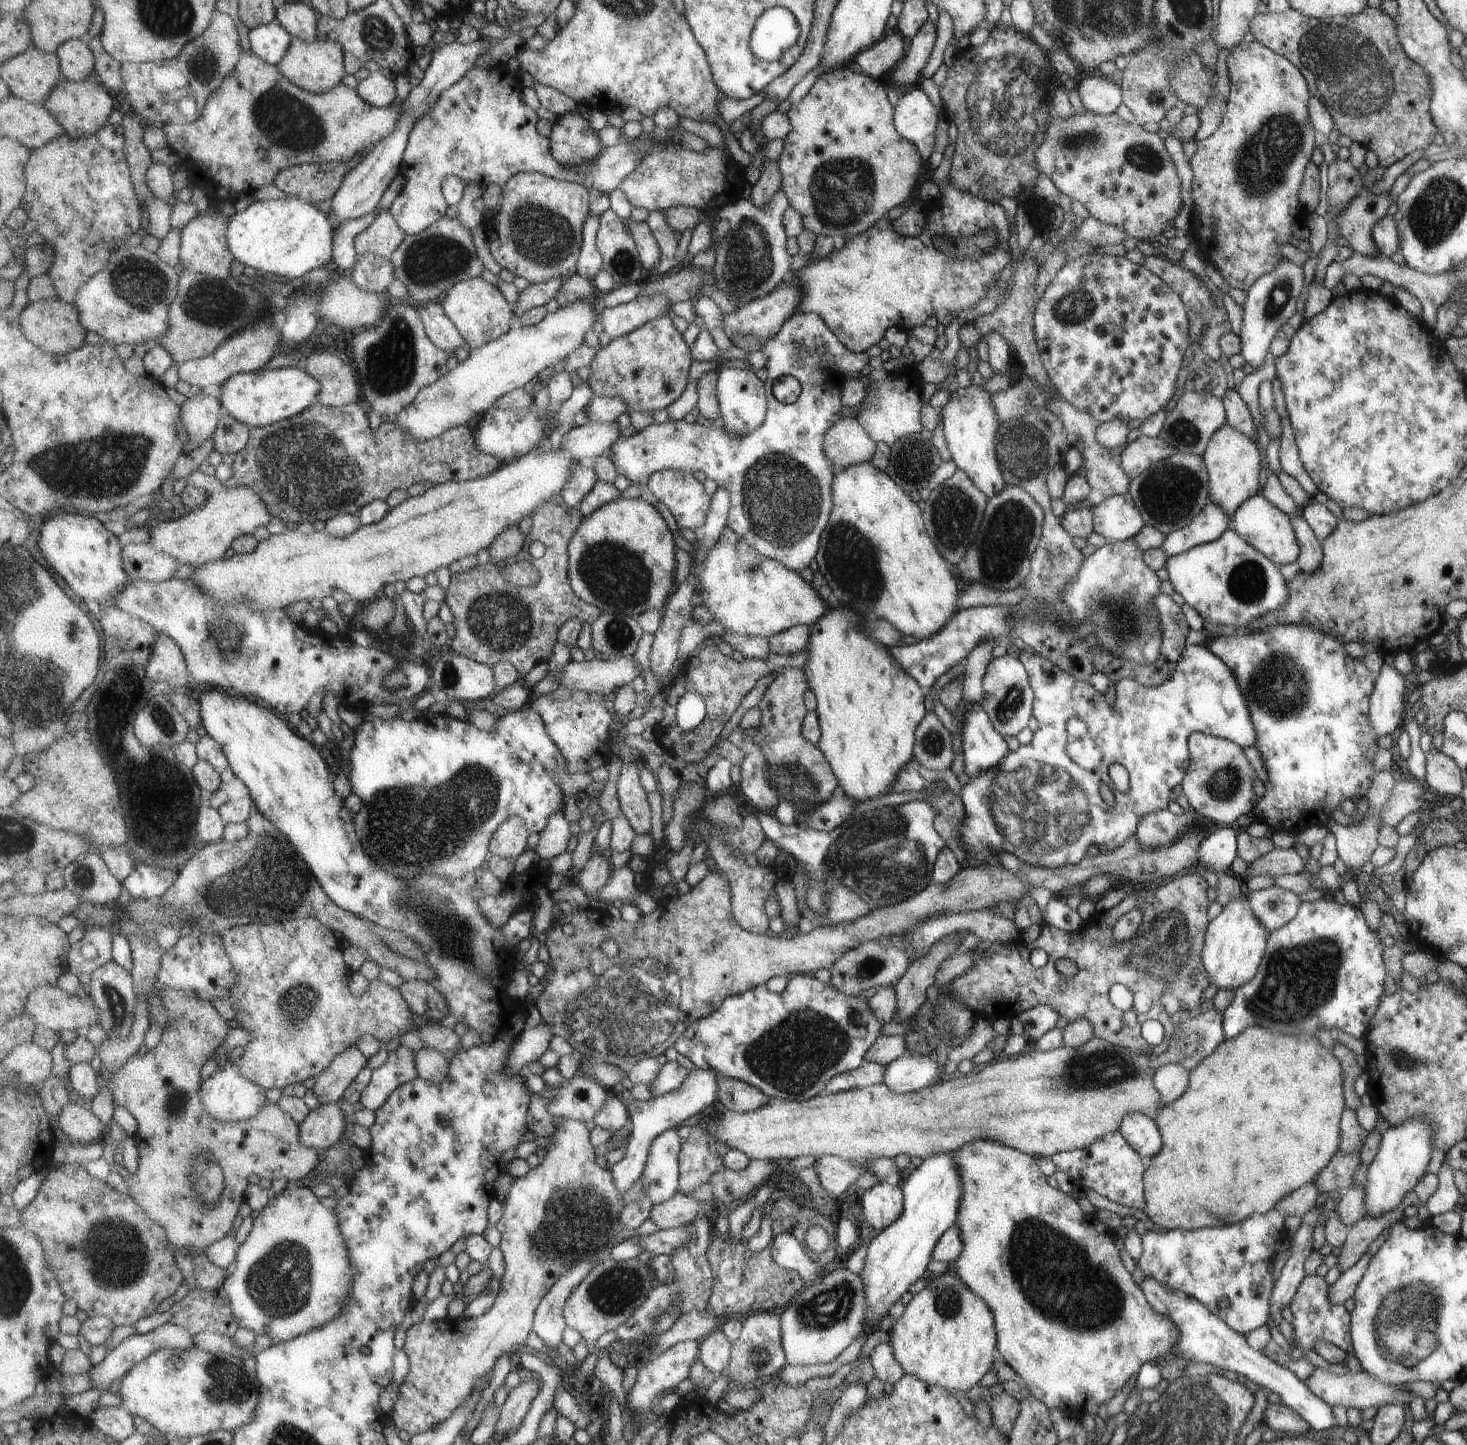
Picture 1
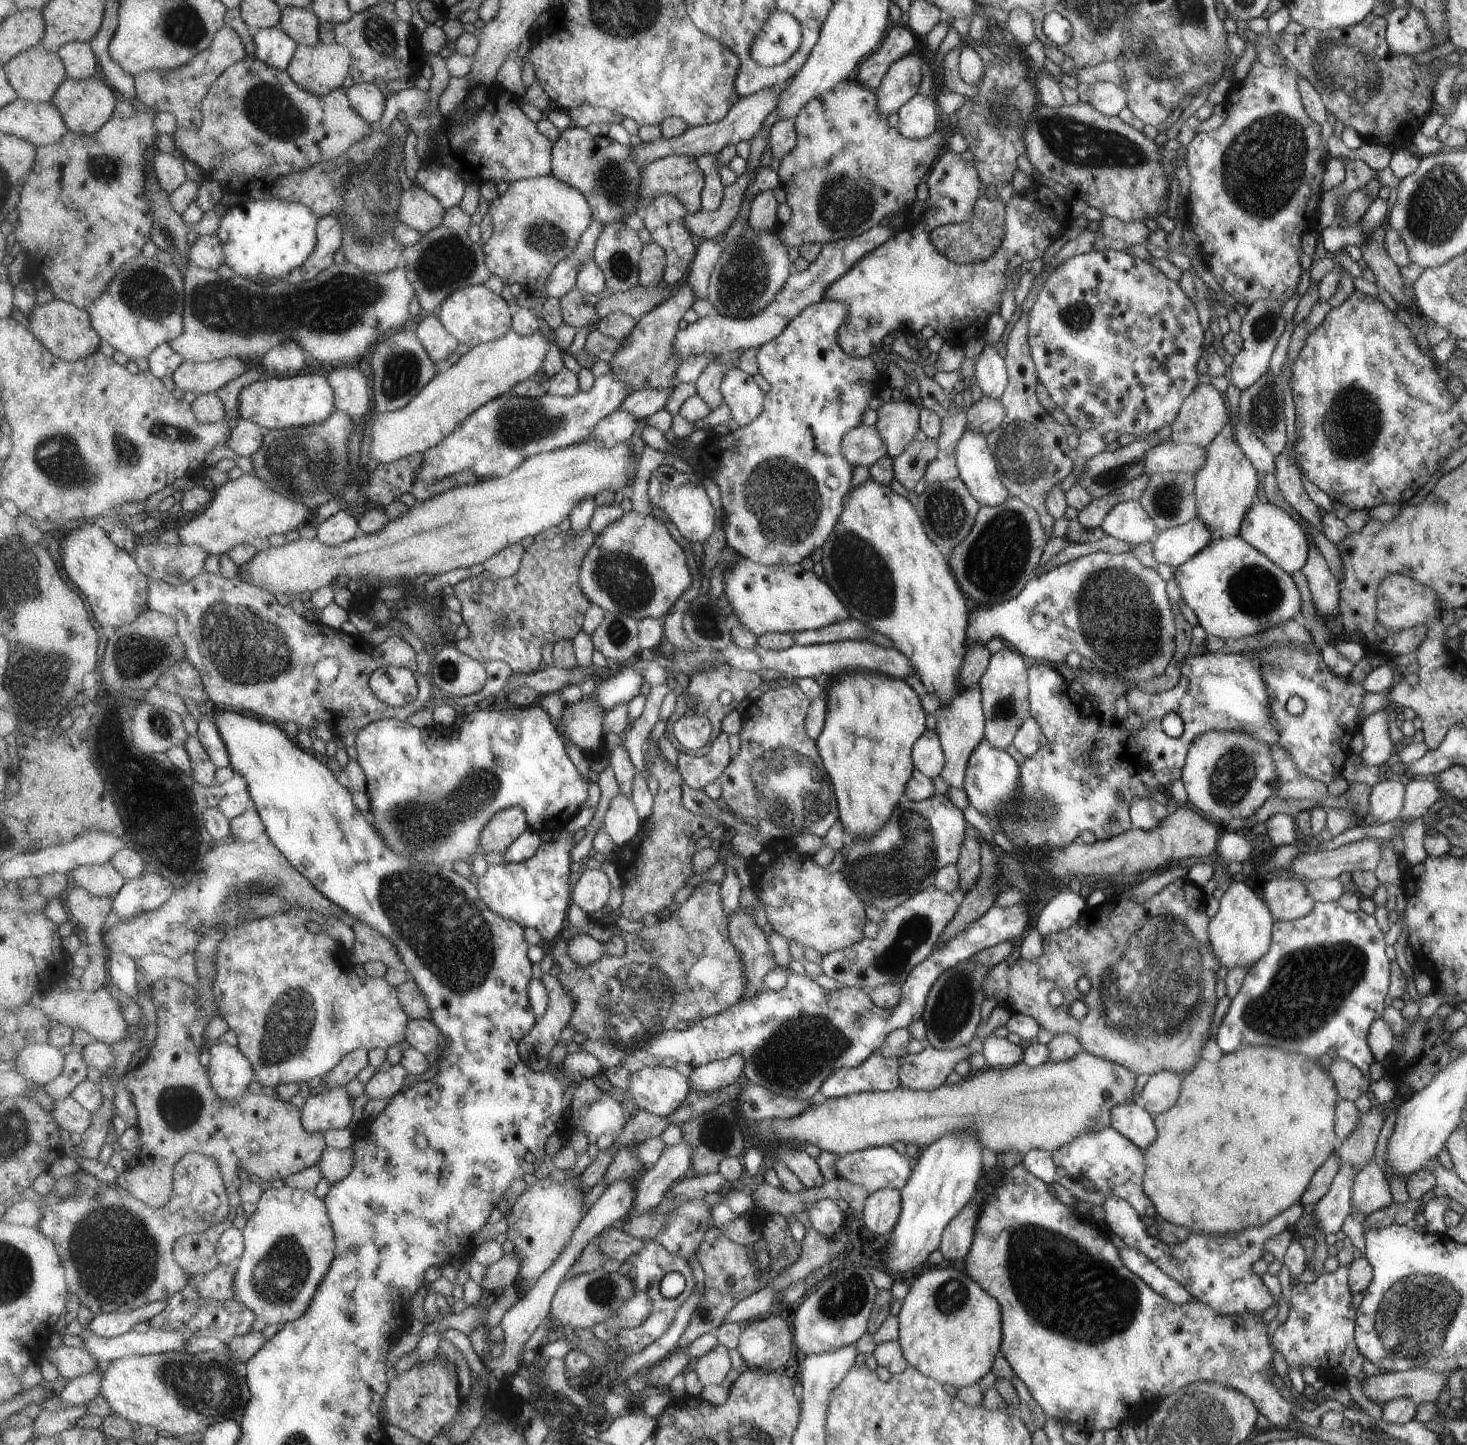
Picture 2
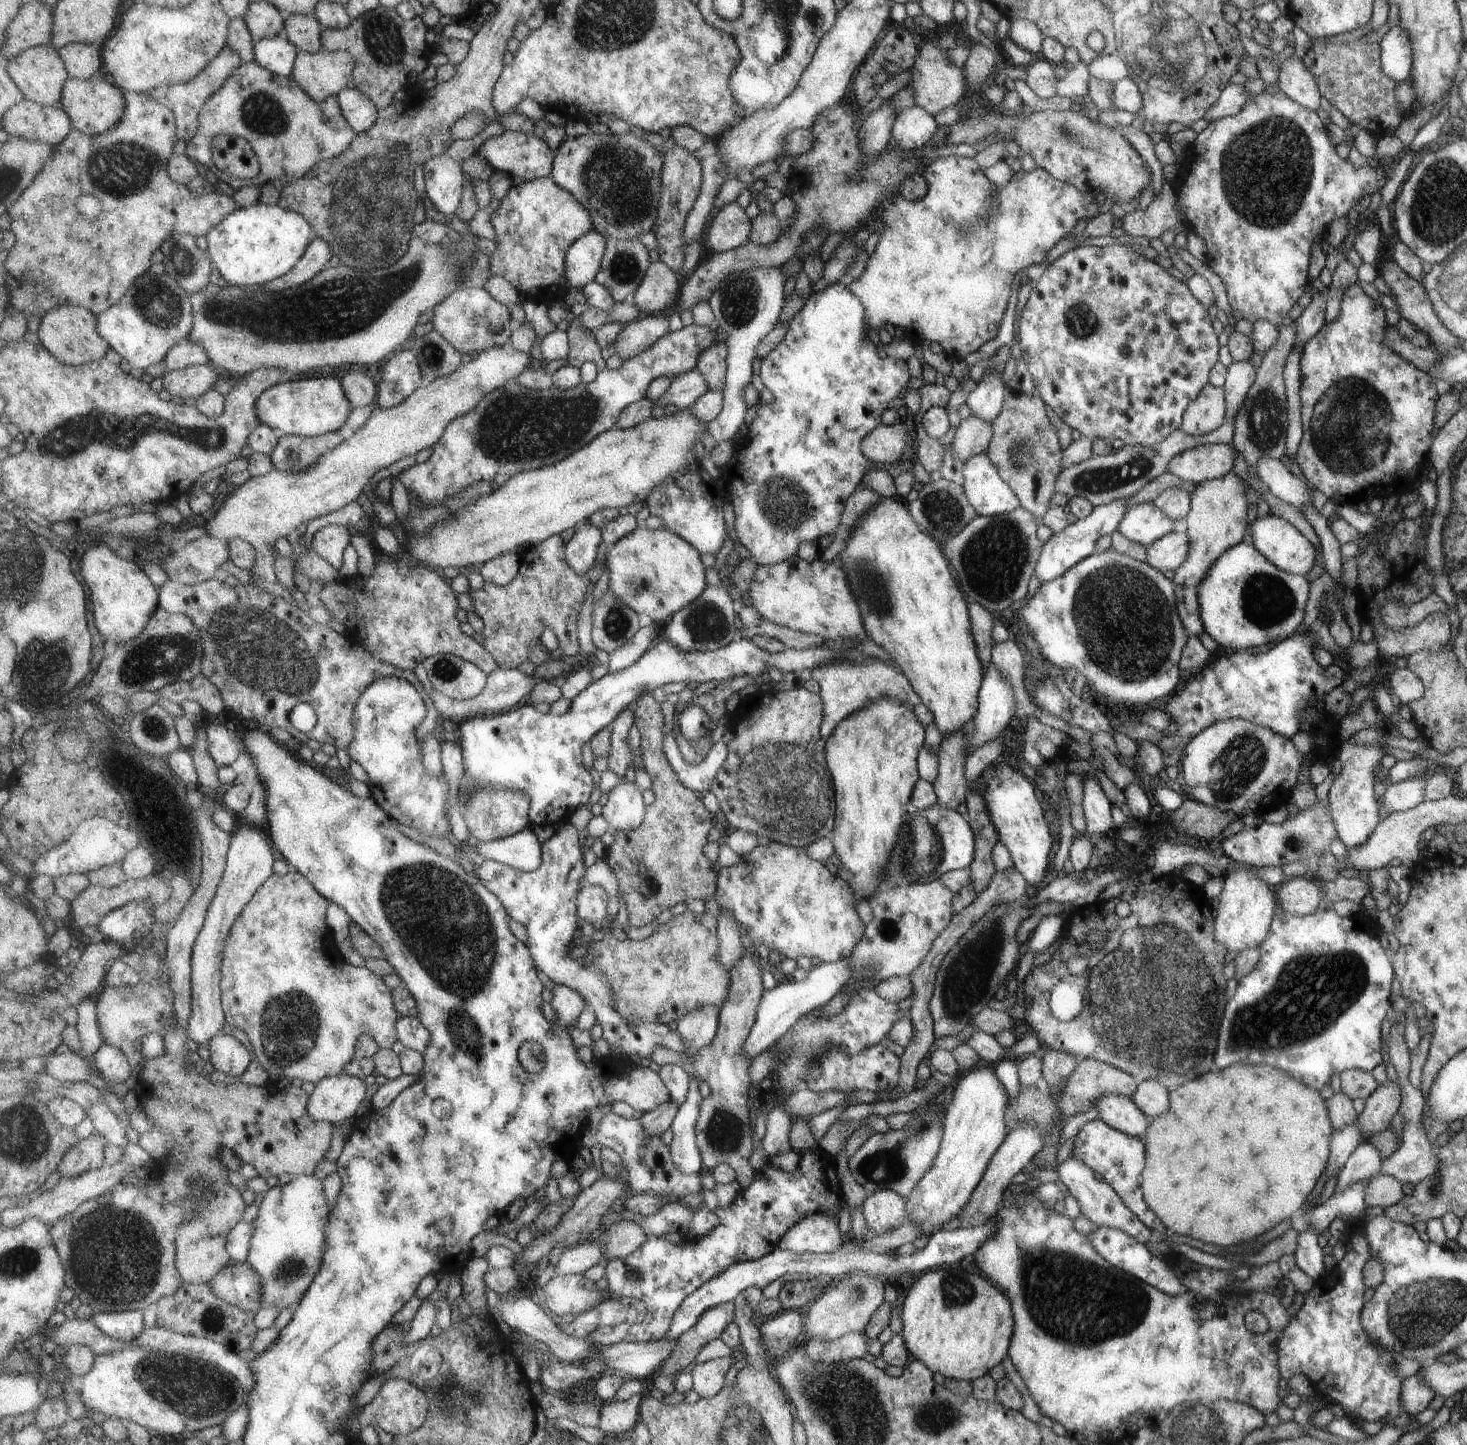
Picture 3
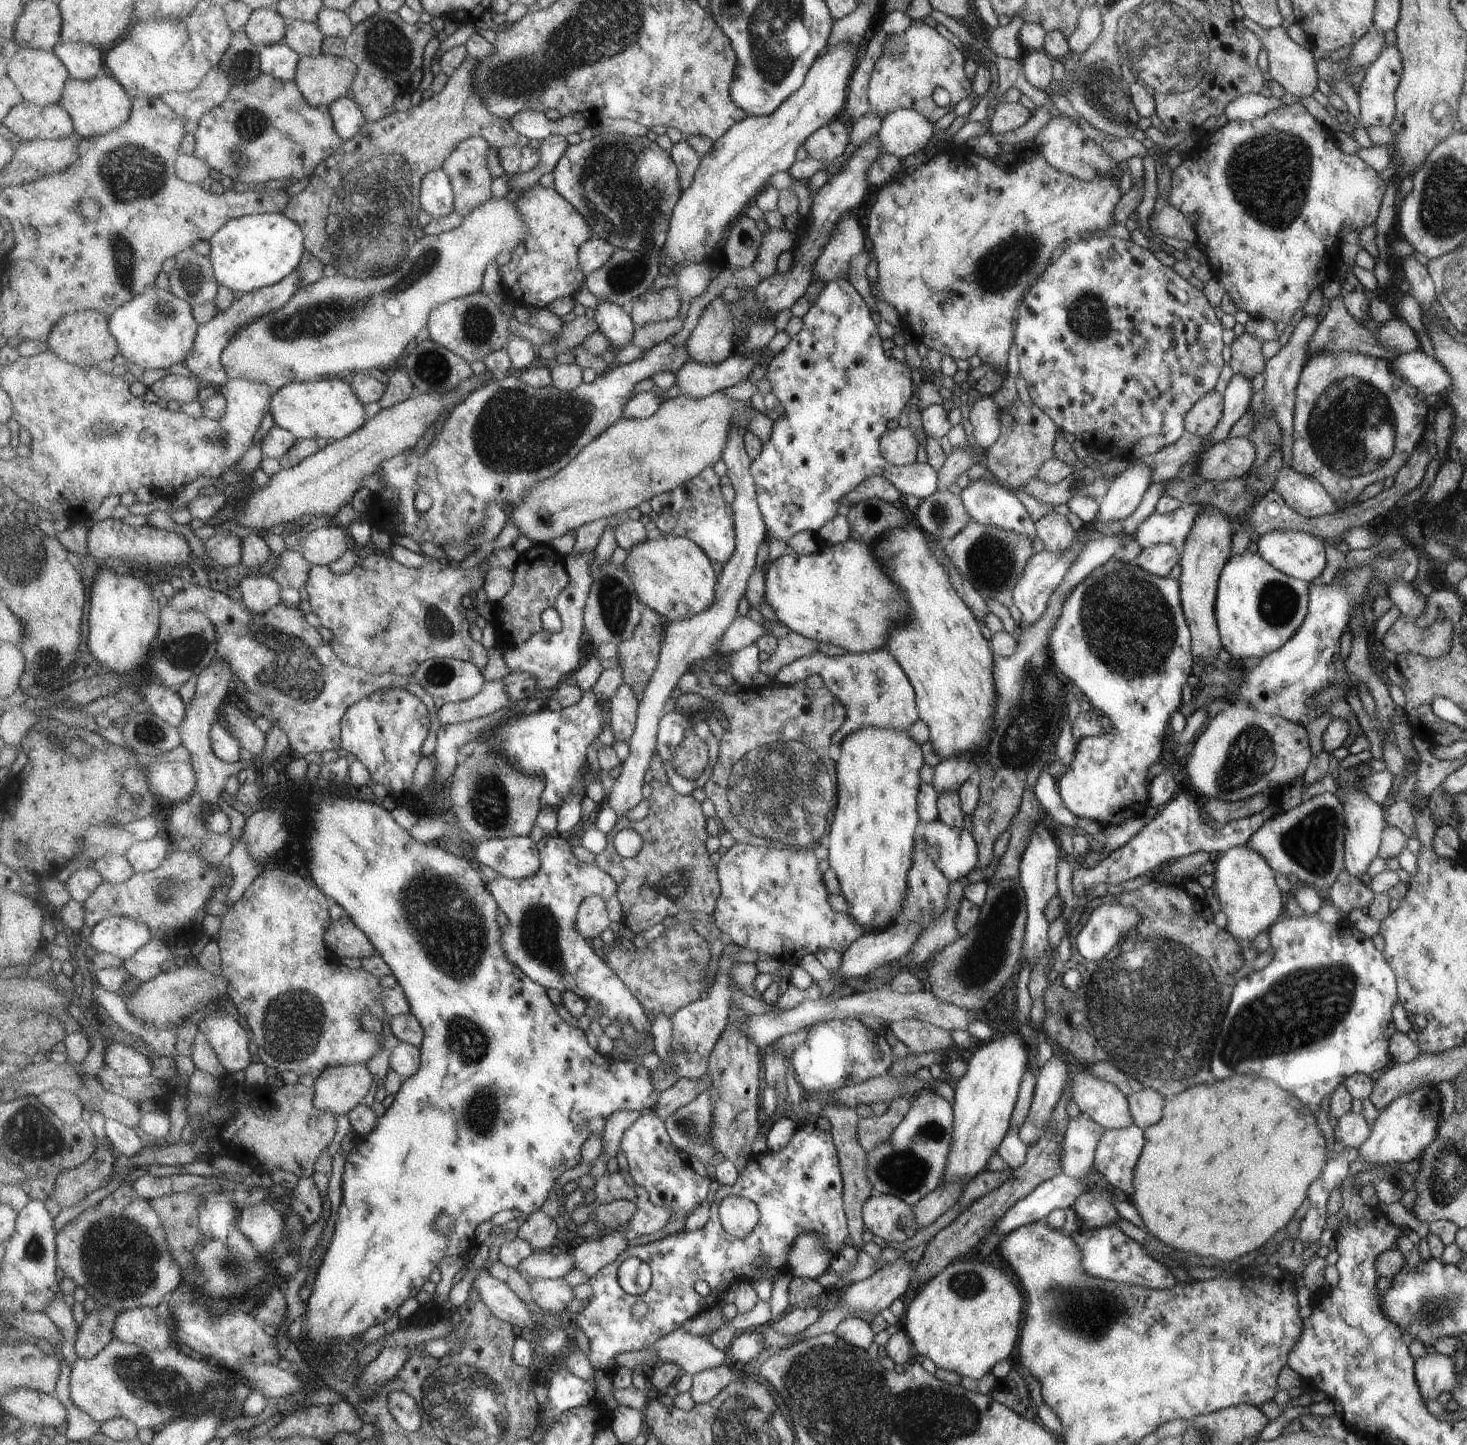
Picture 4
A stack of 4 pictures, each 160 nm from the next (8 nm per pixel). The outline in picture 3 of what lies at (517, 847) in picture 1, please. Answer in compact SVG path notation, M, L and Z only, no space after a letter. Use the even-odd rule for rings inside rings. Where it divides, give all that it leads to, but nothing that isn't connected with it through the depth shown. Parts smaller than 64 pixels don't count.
M488 787L481 791L474 791L470 795L470 799L465 800L465 808L462 810L463 818L470 834L479 842L500 840L500 838L510 837L532 826L530 820L531 801L529 793L522 790Z

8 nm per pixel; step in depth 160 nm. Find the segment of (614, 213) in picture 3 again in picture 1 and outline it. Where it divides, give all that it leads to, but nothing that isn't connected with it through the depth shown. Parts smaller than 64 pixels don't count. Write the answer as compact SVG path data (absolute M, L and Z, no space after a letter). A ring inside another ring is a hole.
M571 112L558 117L550 138L551 152L563 166L579 168L585 162L595 162L603 156L603 146L598 132L579 114Z

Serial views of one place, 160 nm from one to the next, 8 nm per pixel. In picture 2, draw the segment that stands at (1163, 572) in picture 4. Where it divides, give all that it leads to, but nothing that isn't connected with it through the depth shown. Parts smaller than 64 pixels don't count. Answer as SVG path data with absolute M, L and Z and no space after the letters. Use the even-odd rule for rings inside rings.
M1194 517L1184 524L1163 530L1151 541L1156 563L1176 568L1202 550L1210 538L1209 530Z

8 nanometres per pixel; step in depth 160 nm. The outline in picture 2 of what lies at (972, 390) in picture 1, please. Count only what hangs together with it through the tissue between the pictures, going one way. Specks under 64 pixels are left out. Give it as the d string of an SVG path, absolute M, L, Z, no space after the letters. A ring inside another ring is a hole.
M964 427L963 436L957 442L954 452L957 459L958 478L965 484L968 494L980 506L994 506L1006 501L1009 492L1001 482L1001 474L993 453L987 447L985 434L981 432L977 434L975 430L965 430Z

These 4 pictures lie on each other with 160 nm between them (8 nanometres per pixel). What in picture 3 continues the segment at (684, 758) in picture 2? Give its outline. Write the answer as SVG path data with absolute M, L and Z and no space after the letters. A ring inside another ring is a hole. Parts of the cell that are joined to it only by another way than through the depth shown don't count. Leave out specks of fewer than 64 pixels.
M671 733L666 734L664 738L664 749L669 762L674 766L679 775L680 781L695 792L708 792L712 790L715 777L718 776L718 772L726 764L727 757L729 756L728 744L717 741L707 755L707 758L694 766L687 762L680 749L680 744L677 744L675 736Z

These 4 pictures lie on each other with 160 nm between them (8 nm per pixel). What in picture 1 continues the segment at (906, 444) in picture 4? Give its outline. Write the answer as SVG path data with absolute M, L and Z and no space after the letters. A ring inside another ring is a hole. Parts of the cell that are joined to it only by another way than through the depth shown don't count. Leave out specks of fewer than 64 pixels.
M840 418L823 433L823 451L837 466L870 462L877 448L870 432L856 419Z

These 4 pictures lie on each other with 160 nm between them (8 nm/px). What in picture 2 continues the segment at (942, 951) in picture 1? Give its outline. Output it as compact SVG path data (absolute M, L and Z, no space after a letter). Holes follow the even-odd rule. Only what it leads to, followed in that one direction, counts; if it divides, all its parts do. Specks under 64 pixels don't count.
M977 832L977 842L979 842L980 872L975 883L967 890L966 894L958 903L957 913L954 919L942 931L942 934L935 944L941 946L949 938L953 938L967 928L969 922L980 918L989 908L992 908L994 898L997 895L997 878L999 878L998 864L993 854L993 846L987 844L980 832Z

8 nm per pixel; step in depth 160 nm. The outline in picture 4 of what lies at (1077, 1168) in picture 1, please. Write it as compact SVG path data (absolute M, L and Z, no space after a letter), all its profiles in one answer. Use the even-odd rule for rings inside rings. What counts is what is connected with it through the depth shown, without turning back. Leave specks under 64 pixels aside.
M1133 1124L1120 1129L1104 1129L1101 1137L1098 1138L1097 1144L1093 1151L1092 1168L1109 1184L1112 1190L1119 1188L1127 1198L1132 1196L1134 1189L1131 1179L1134 1178L1134 1166L1139 1158L1144 1145L1144 1131L1137 1125Z

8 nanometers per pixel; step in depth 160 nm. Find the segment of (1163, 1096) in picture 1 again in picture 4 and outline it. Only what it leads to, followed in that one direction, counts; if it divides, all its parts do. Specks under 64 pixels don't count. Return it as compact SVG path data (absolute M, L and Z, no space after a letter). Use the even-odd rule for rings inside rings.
M1143 1087L1133 1094L1126 1095L1126 1101L1129 1103L1134 1124L1139 1128L1143 1129L1161 1120L1165 1099L1151 1087Z

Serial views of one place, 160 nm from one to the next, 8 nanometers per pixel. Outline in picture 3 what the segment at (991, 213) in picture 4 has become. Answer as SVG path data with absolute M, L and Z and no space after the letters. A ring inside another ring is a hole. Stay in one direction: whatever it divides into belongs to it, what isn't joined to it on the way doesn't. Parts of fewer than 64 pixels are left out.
M935 157L926 166L926 170L923 170L922 177L926 180L928 186L926 195L923 198L908 201L895 195L883 203L882 223L885 223L885 228L883 228L881 237L878 239L873 252L868 256L861 274L852 281L846 281L846 285L850 293L854 294L865 308L864 329L874 328L879 330L881 326L890 323L893 327L897 326L904 331L905 336L908 336L914 343L919 344L923 339L937 342L948 358L959 360L967 353L977 350L983 342L995 337L999 322L1001 322L1001 316L1003 316L1003 308L1005 308L1007 298L1009 298L1011 278L1015 276L1015 272L1044 260L1047 250L1057 242L1057 238L1065 236L1065 232L1071 230L1073 222L1077 222L1079 218L1089 220L1097 216L1100 206L1097 206L1093 200L1095 192L1084 193L1069 183L1063 184L1063 182L1047 174L1046 170L1037 166L1031 172L1024 172L1023 169L1020 169L1012 174L1005 186L997 186L991 183L991 178L987 178L987 170L983 170L983 166L979 166L979 162L975 162L973 157Z

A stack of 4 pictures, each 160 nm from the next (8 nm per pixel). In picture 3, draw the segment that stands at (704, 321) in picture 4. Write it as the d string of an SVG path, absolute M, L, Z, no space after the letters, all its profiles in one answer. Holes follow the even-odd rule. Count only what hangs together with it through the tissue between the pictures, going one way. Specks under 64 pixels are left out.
M717 342L699 357L697 370L704 375L709 391L723 391L727 386L728 346Z

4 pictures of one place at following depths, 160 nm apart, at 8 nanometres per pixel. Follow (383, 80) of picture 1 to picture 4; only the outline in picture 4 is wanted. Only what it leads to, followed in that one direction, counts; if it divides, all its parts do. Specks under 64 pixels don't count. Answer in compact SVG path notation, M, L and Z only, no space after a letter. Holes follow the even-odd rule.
M341 97L330 104L335 130L347 141L359 134L369 122L359 103L351 98Z

